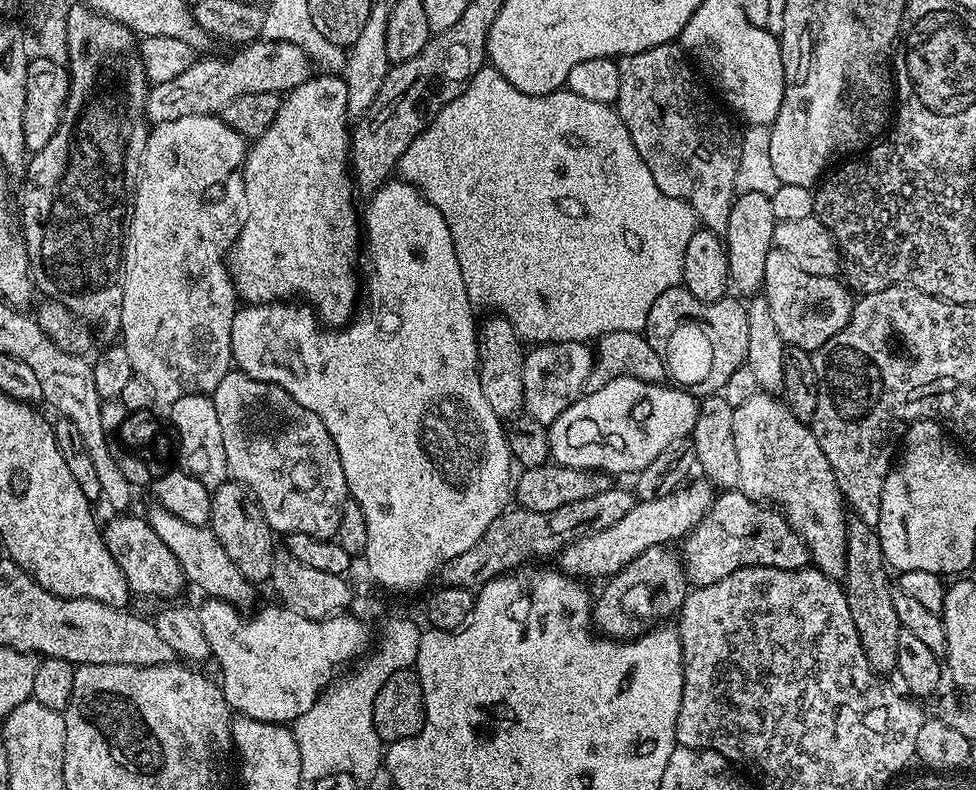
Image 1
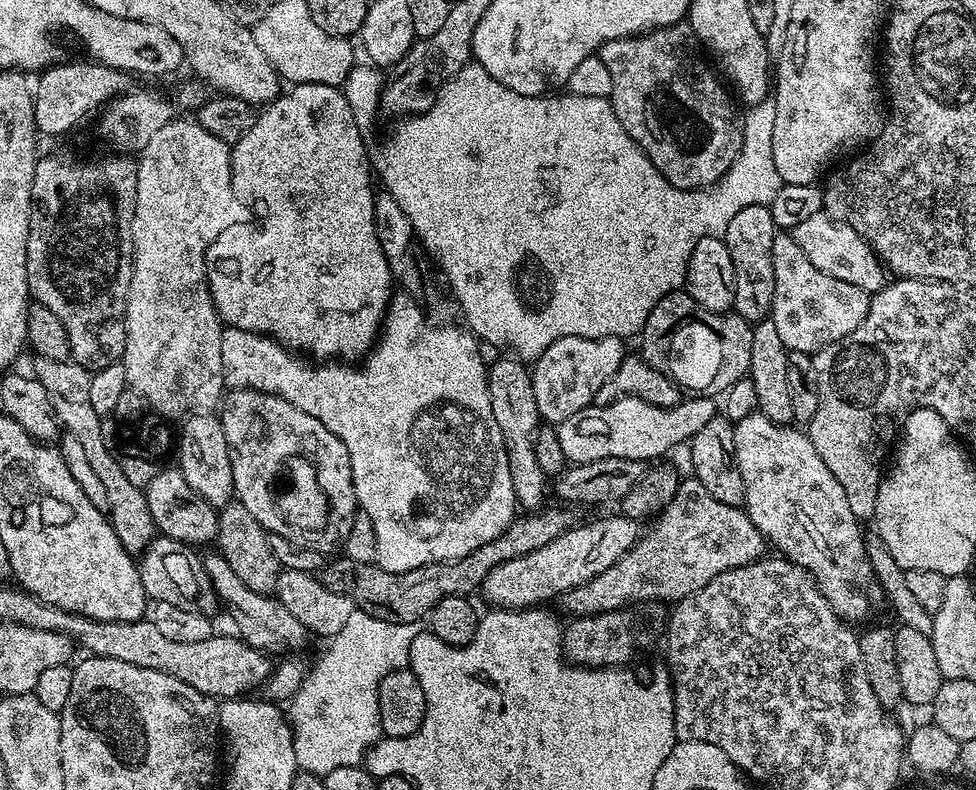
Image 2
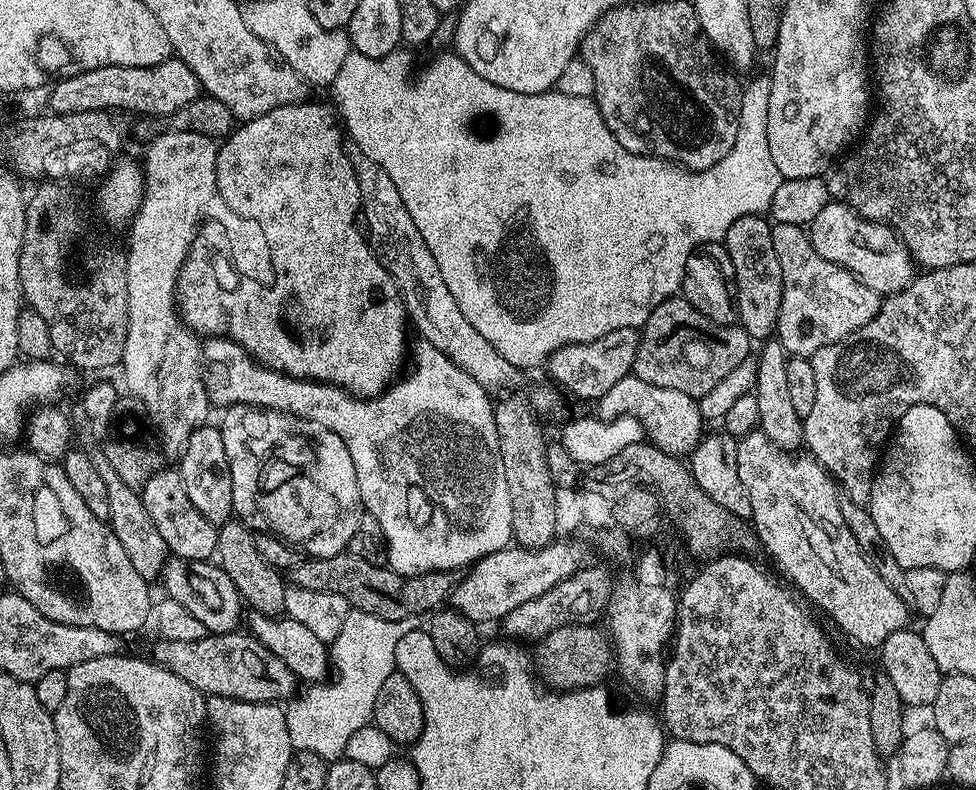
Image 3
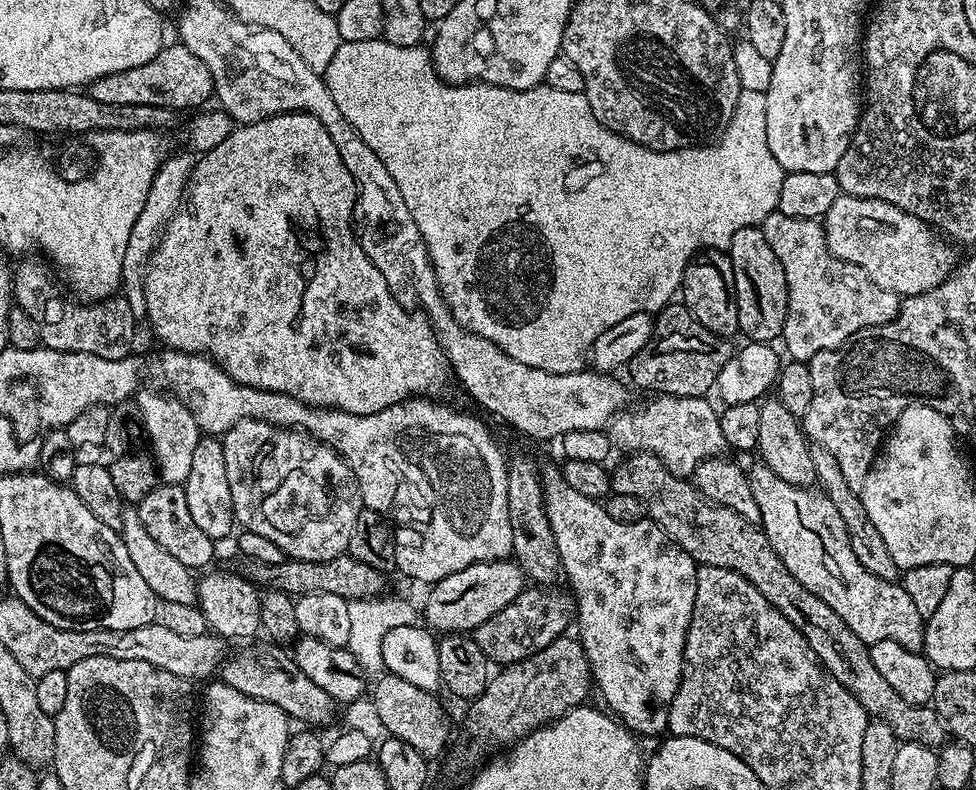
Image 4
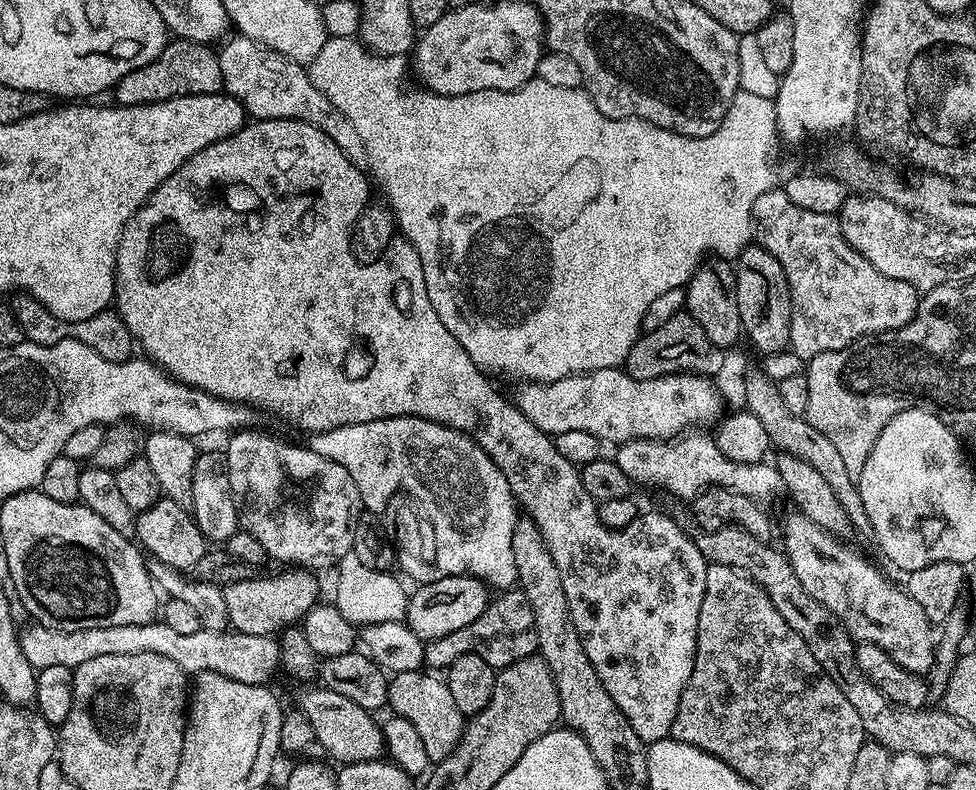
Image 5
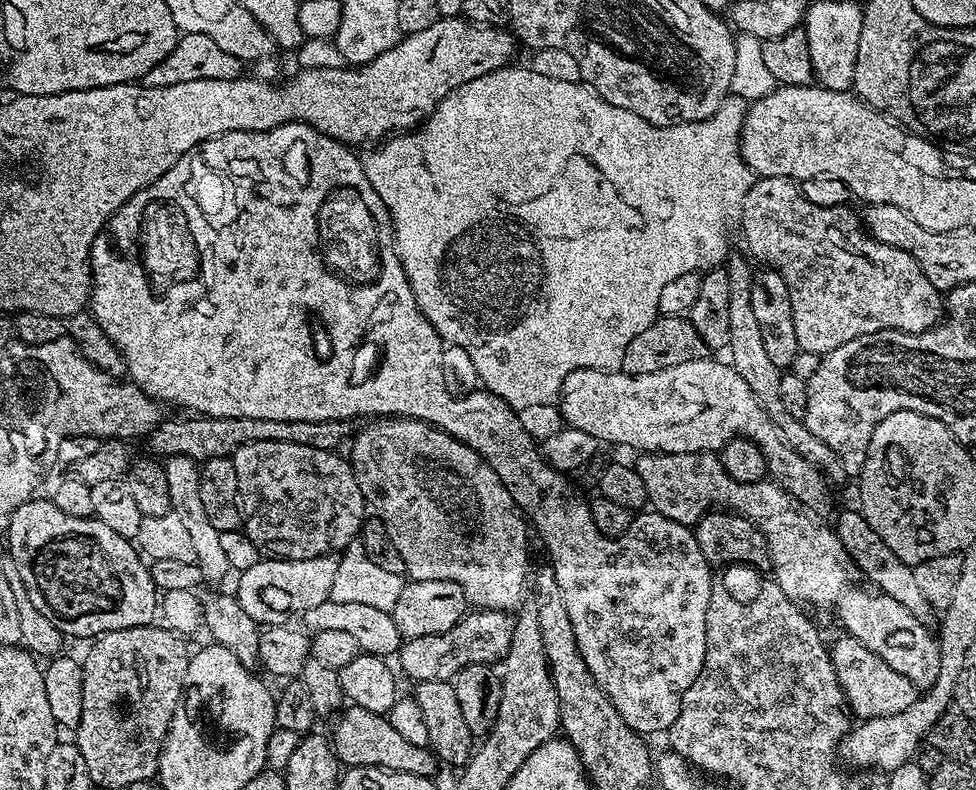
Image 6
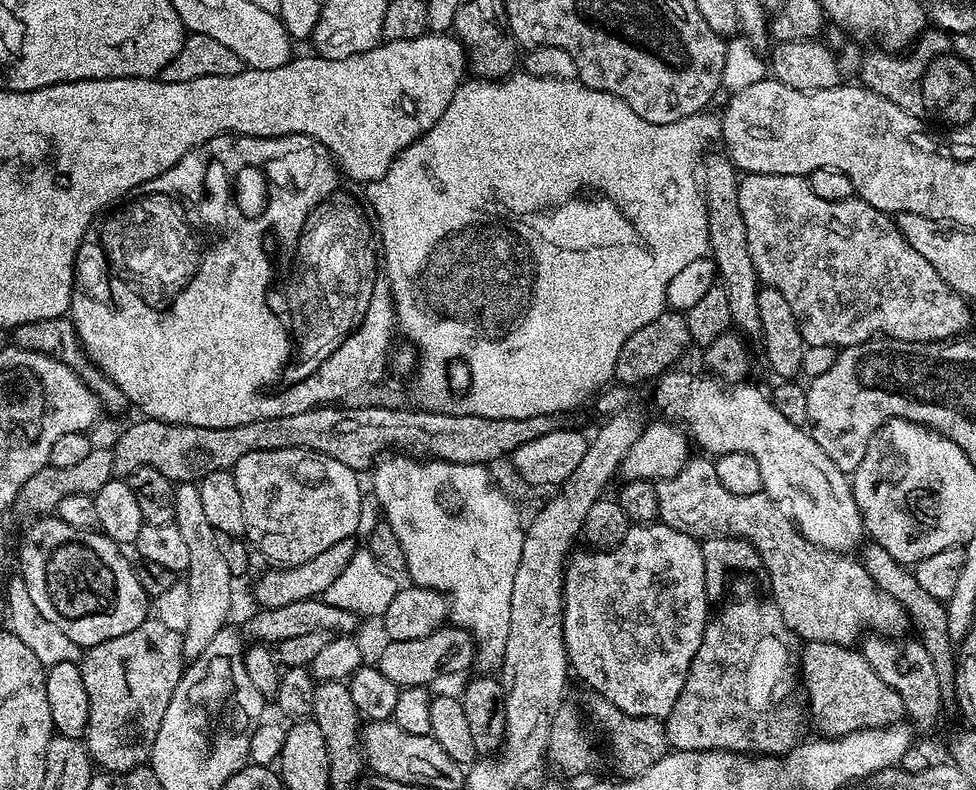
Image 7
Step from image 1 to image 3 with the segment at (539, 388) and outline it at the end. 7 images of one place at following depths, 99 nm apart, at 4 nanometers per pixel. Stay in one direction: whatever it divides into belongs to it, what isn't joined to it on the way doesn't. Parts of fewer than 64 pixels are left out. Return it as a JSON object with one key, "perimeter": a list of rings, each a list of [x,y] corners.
{"perimeter":[[[619,328],[610,330],[610,334],[602,334],[602,338],[594,338],[590,342],[562,346],[548,359],[546,371],[552,375],[551,383],[561,393],[569,392],[580,400],[599,402],[602,394],[610,390],[617,382],[622,382],[632,372],[638,354],[640,332],[635,328]]]}

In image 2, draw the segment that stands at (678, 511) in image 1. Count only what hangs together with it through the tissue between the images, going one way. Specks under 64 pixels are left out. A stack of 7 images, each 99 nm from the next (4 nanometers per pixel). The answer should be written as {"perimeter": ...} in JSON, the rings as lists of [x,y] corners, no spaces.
{"perimeter":[[[619,514],[604,516],[593,524],[569,527],[568,531],[554,538],[554,542],[538,546],[538,550],[530,550],[530,554],[522,554],[522,558],[510,558],[510,562],[494,566],[494,570],[486,574],[482,593],[492,603],[489,605],[509,610],[540,606],[548,602],[544,600],[555,601],[574,586],[582,586],[582,582],[598,578],[602,570],[610,570],[610,566],[614,566],[622,554],[635,546],[641,535],[641,521]]]}

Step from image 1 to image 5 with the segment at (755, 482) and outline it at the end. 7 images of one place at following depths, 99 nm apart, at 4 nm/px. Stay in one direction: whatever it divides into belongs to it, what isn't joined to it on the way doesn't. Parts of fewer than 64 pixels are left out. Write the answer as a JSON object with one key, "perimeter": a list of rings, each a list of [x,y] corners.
{"perimeter":[[[798,511],[791,515],[784,520],[782,551],[788,557],[798,582],[802,582],[802,590],[828,607],[857,641],[886,650],[886,654],[906,670],[931,673],[937,641],[934,636],[932,640],[934,626],[926,614],[922,614],[918,602],[914,602],[901,585],[899,588],[891,584],[866,557],[859,556],[841,537],[830,535]]]}

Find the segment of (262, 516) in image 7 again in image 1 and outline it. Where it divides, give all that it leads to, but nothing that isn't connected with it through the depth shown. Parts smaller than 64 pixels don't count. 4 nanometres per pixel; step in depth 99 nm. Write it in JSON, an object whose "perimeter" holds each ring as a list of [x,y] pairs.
{"perimeter":[[[229,370],[226,378],[222,378],[222,382],[218,382],[218,386],[210,395],[214,402],[214,410],[218,413],[218,422],[222,429],[222,447],[226,450],[226,462],[231,479],[246,485],[252,491],[252,496],[259,502],[262,514],[273,533],[310,534],[310,538],[319,540],[333,539],[338,530],[338,522],[342,522],[342,506],[350,497],[346,486],[346,474],[342,474],[342,458],[338,458],[334,438],[326,430],[326,426],[322,426],[322,418],[318,418],[318,414],[310,414],[310,410],[306,410],[306,406],[298,406],[298,402],[294,402],[294,398],[290,398],[290,394],[286,394],[286,390],[282,390],[282,386],[274,386],[270,382],[258,382],[239,370]]]}

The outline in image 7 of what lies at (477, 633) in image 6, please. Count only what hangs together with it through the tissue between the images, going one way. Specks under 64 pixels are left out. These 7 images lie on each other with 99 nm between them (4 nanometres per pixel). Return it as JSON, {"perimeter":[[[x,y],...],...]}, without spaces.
{"perimeter":[[[455,626],[439,628],[434,630],[434,634],[426,634],[426,638],[413,638],[410,642],[388,640],[385,645],[374,664],[399,688],[431,685],[431,680],[439,674],[440,667],[451,656],[452,668],[456,672],[464,672],[468,667],[471,669],[476,658],[476,641],[467,630]]]}

